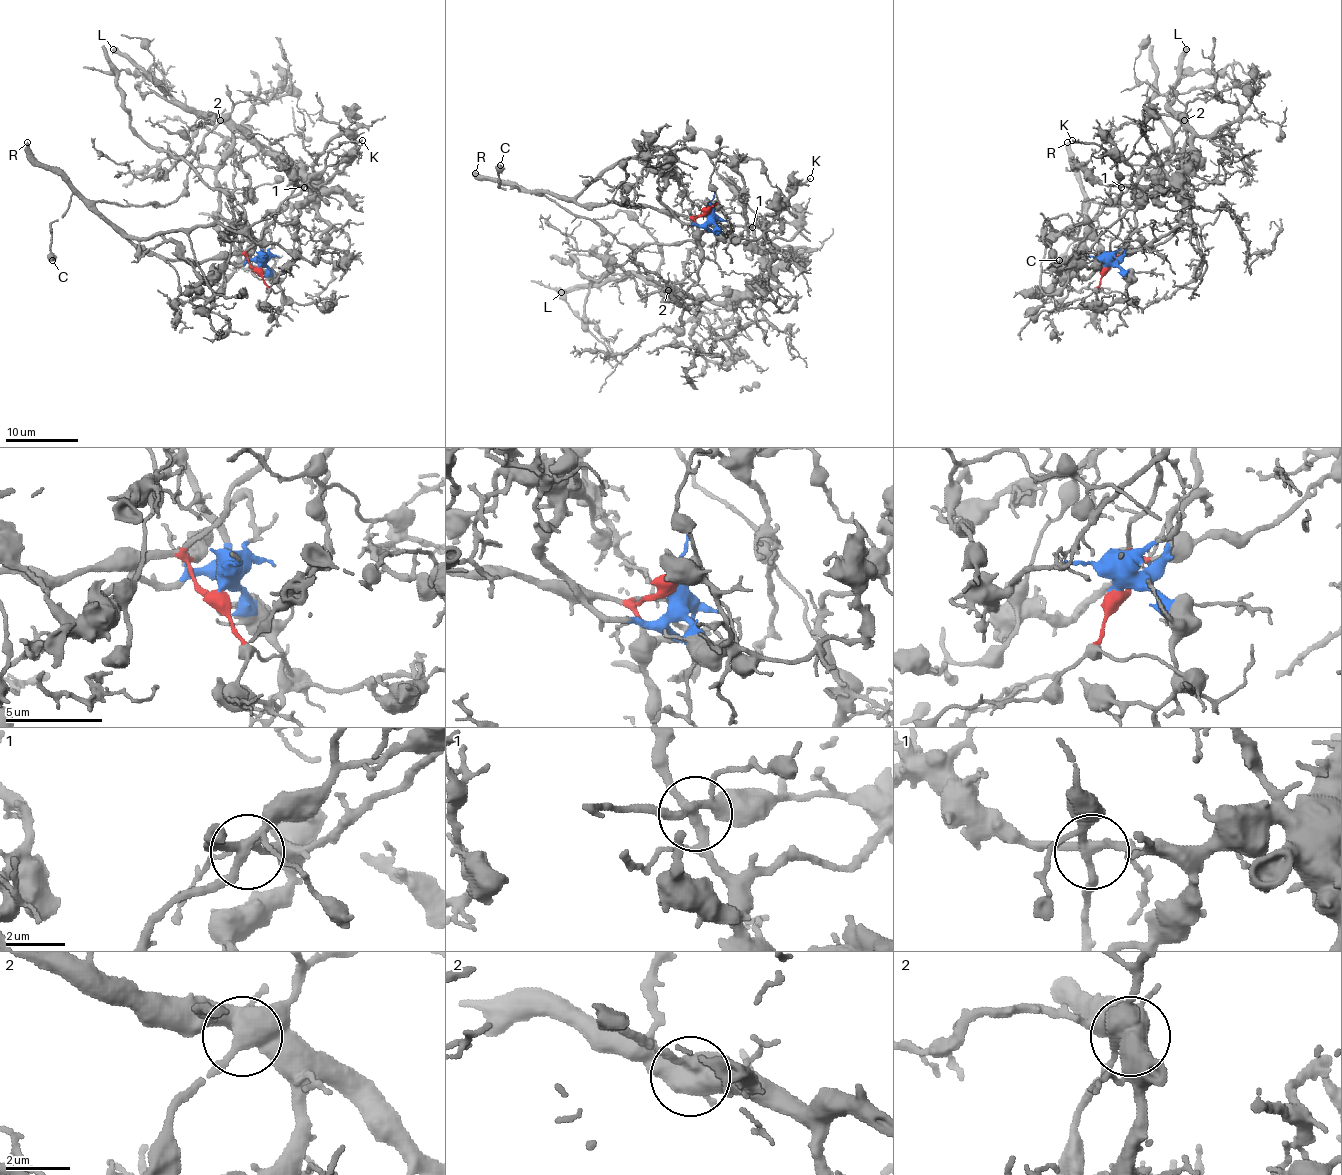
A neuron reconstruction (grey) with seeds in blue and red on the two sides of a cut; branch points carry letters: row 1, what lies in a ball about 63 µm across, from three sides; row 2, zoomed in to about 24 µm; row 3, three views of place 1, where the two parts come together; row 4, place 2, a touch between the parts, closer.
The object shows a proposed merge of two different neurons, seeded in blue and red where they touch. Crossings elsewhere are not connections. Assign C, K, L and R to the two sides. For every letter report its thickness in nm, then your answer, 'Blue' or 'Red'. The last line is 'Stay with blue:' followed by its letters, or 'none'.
C: Thickness 650 nm. Red
K: Thickness 190 nm. Red
L: Thickness 500 nm. Blue
R: Thickness 440 nm. Red
Stay with blue: L

